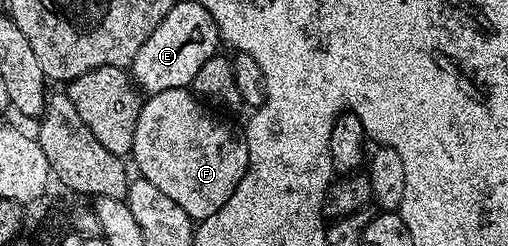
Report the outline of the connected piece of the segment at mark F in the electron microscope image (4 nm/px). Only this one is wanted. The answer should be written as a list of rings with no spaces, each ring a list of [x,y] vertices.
[[[185,88],[152,92],[139,105],[139,117],[133,134],[130,159],[139,167],[138,175],[153,182],[157,190],[173,198],[181,210],[198,222],[217,214],[225,202],[237,190],[241,178],[247,173],[247,145],[235,137],[235,132],[227,124],[222,124],[204,101]]]

